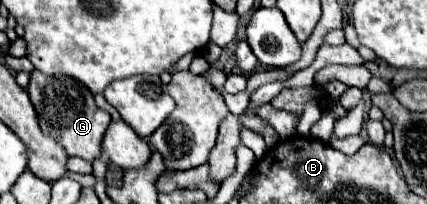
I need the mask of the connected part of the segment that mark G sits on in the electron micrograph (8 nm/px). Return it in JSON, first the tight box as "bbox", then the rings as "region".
{"bbox":[29,70,111,162],"region":[[[33,70],[29,80],[29,96],[35,104],[41,130],[55,138],[65,148],[67,156],[79,156],[89,162],[101,156],[101,140],[111,116],[95,106],[93,94],[81,82],[69,76],[45,76],[39,70]]]}

